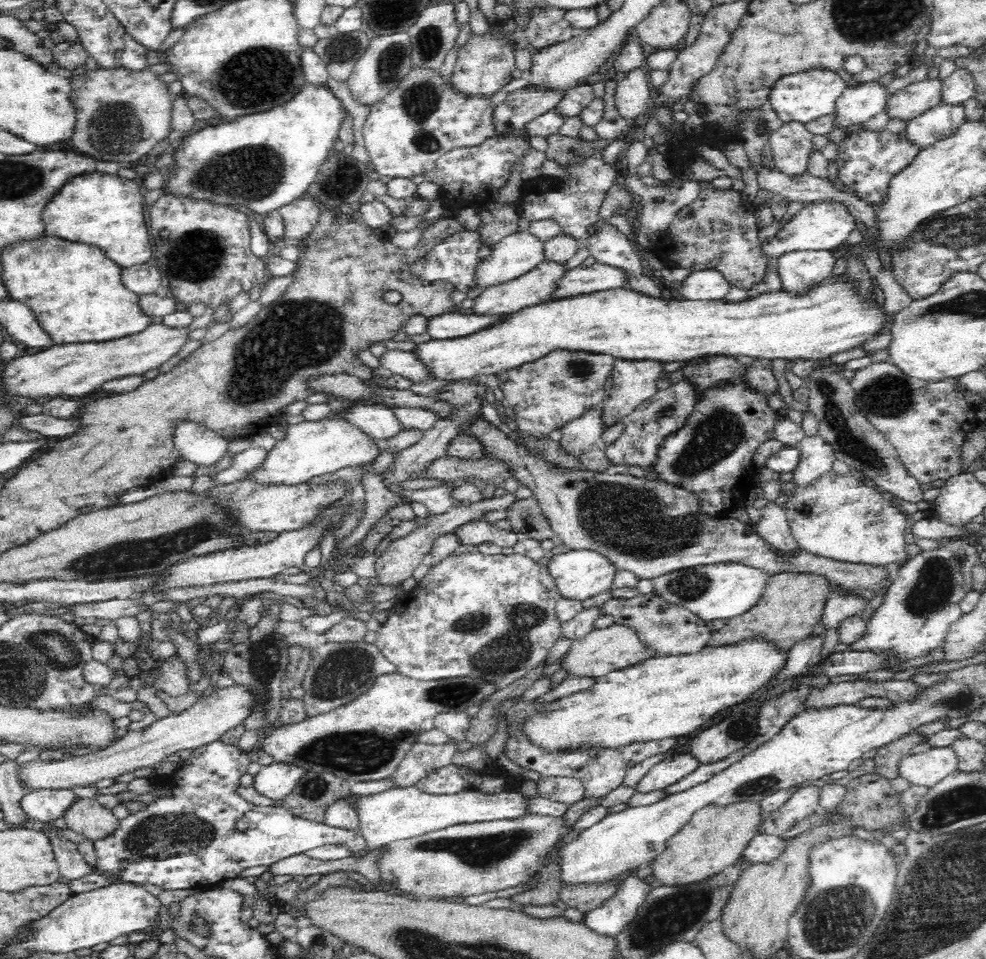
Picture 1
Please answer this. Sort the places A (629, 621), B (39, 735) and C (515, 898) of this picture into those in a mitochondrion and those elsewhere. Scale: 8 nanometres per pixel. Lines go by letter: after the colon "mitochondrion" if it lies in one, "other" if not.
A: other
B: other
C: other

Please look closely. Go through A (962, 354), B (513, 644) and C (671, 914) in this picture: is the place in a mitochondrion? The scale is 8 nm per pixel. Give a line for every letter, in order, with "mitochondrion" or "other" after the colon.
A: other
B: mitochondrion
C: mitochondrion

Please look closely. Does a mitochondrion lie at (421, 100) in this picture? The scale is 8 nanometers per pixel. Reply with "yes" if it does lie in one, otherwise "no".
yes

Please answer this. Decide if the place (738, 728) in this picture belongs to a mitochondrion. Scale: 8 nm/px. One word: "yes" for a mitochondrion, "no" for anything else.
yes

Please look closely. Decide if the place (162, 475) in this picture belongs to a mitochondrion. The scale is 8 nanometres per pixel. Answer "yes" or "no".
no

